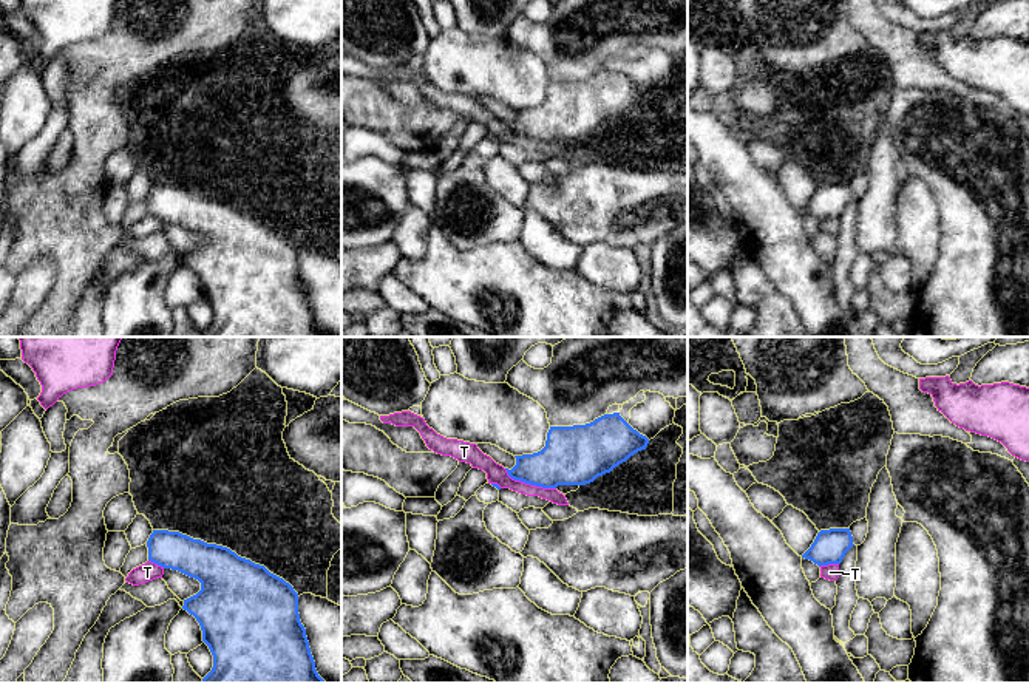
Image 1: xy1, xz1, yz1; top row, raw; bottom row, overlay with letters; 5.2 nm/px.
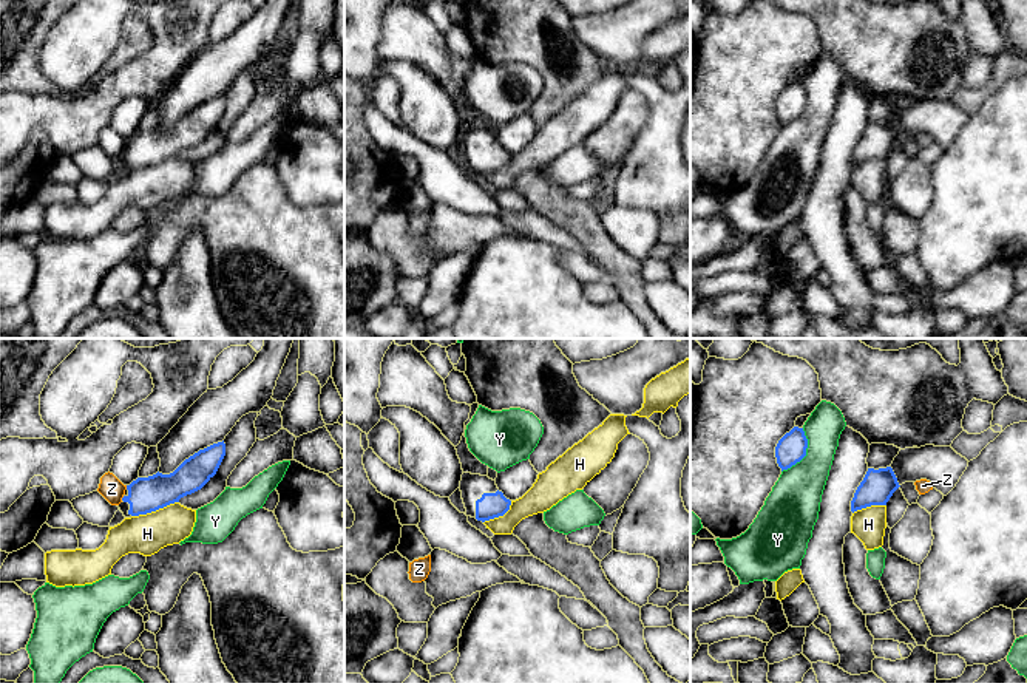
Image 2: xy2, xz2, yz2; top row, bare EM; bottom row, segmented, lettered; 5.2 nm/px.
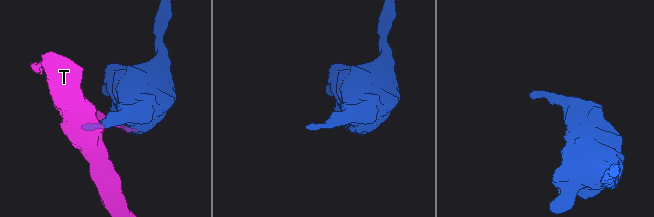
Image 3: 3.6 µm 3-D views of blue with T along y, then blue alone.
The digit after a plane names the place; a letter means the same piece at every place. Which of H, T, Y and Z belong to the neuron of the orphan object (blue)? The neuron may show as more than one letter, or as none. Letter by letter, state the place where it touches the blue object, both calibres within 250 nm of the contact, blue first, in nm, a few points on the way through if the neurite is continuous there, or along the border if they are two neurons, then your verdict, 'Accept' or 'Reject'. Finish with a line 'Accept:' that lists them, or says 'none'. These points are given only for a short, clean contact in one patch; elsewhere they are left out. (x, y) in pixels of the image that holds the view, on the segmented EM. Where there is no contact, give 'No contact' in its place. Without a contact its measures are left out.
H: Touches blue at xy2 (155, 510). Thickness 190 nm (blue) against 200 nm. Boundary: xy2 (178, 501), (132, 516). Reject
T: Touches blue at xz1 (529, 482). Thickness 280 nm (blue) against 100 nm. Boundary: xz1 (504, 468), (515, 479), (555, 489). Reject
Y: Touches blue at yz2 (805, 453). Thickness 160 nm (blue) against 260 nm. Reject
Z: Touches blue at xy2 (127, 487). Thickness 190 nm (blue) against 120 nm. Reject
Accept: none

